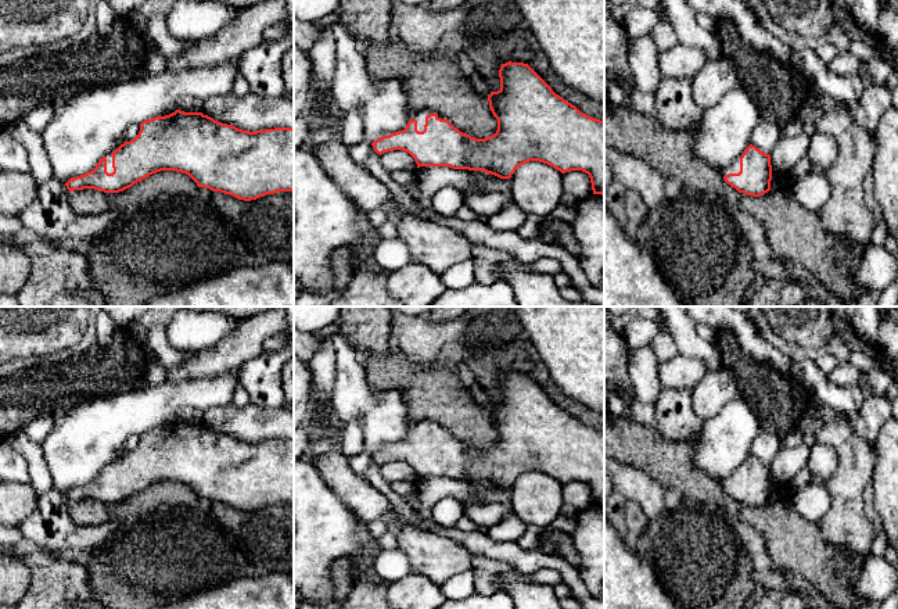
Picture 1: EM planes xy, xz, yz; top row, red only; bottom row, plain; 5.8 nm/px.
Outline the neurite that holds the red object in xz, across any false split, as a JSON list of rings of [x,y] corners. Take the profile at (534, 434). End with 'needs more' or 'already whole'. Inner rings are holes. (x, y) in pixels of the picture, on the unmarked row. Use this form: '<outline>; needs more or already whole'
[[[506,373],[499,380],[500,400],[488,406],[489,419],[498,430],[498,441],[485,449],[460,443],[442,426],[421,420],[412,424],[403,441],[382,447],[371,454],[377,465],[394,461],[409,463],[417,479],[449,477],[484,481],[510,490],[525,473],[539,472],[561,484],[582,481],[589,486],[593,505],[604,506],[604,431],[581,423],[556,405],[552,398],[524,373]]]; needs more

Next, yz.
[[[750,455],[732,474],[719,481],[739,504],[759,508],[771,501],[771,466]]]; needs more

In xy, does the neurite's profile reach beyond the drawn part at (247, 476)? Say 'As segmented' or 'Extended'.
Extended

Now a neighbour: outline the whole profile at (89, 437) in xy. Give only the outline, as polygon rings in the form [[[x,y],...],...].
[[[240,368],[213,379],[190,379],[177,384],[165,381],[140,391],[89,400],[60,415],[42,444],[54,488],[65,495],[71,488],[93,481],[103,468],[125,454],[123,444],[130,434],[169,426],[176,422],[180,409],[204,411],[230,404],[238,386],[238,373]]]

